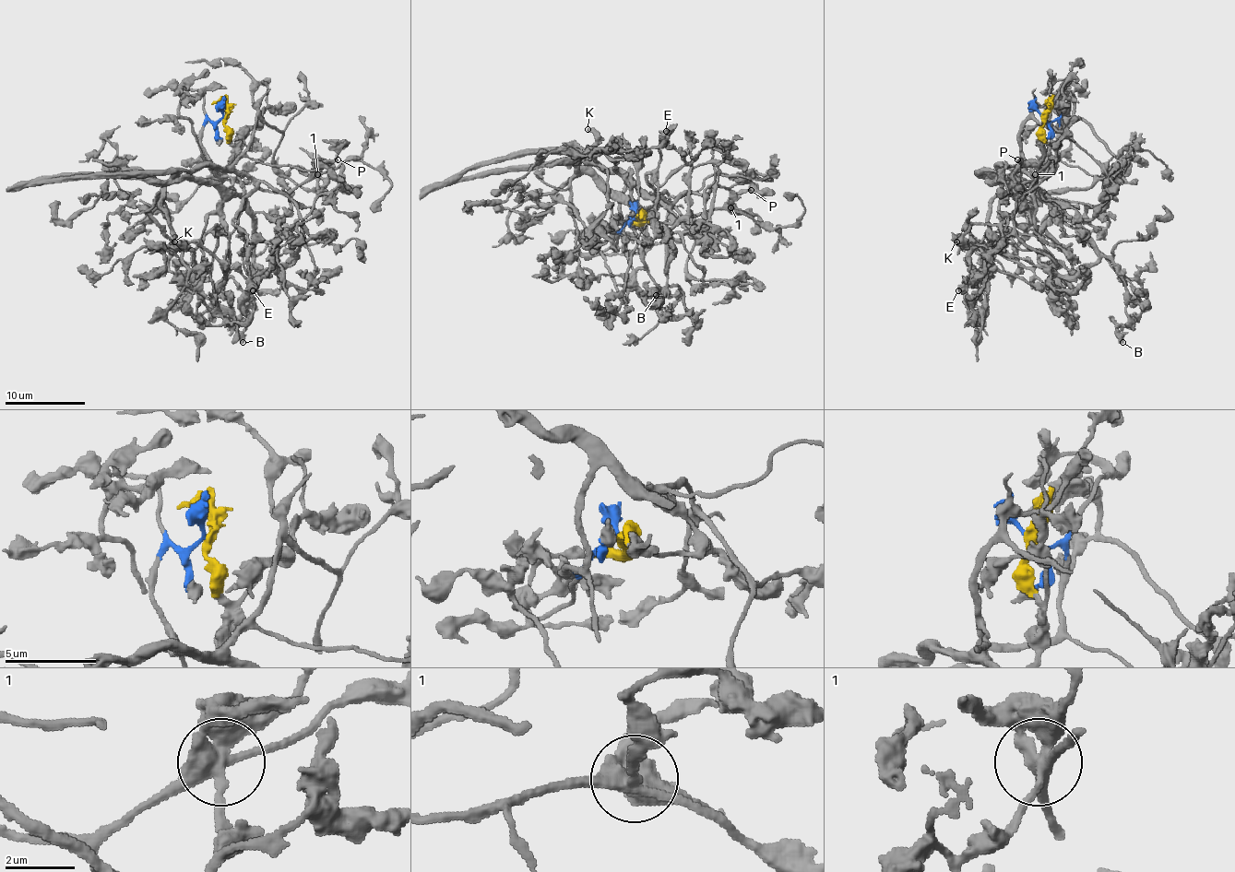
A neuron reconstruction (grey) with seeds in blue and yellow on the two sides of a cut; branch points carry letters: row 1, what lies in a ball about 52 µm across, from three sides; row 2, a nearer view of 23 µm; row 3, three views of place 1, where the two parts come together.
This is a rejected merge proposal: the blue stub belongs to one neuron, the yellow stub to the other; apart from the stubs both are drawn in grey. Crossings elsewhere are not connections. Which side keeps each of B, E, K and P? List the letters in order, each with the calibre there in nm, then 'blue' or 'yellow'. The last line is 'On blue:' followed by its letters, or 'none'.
B: calibre 500 nm; yellow
E: calibre 650 nm; blue
K: calibre 400 nm; yellow
P: calibre 200 nm; yellow
On blue: E

